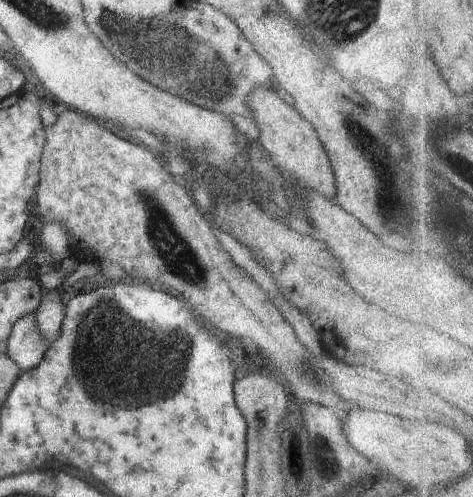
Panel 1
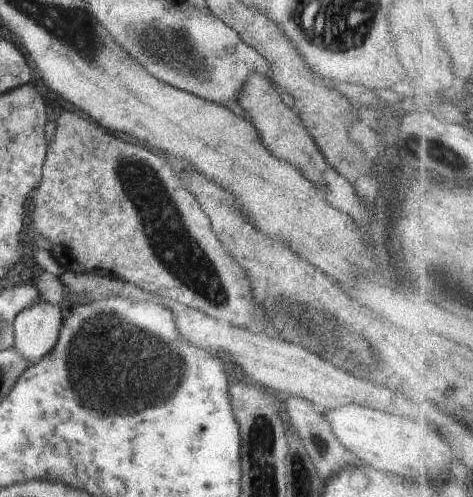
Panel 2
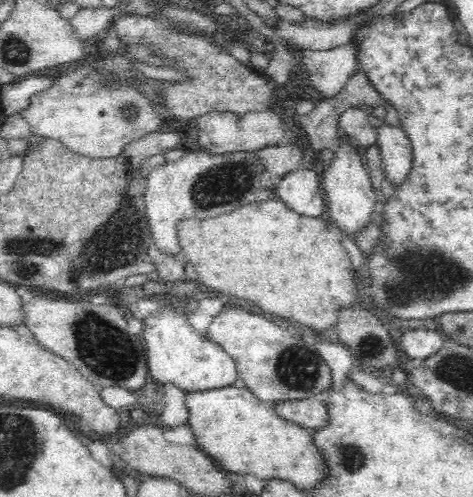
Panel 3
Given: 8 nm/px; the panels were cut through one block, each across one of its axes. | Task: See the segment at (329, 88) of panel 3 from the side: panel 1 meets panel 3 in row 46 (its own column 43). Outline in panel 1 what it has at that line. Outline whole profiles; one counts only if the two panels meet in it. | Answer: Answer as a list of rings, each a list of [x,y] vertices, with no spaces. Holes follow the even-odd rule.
[[[30,313],[14,324],[6,353],[22,371],[30,371],[38,366],[50,345],[37,327],[35,314]]]

